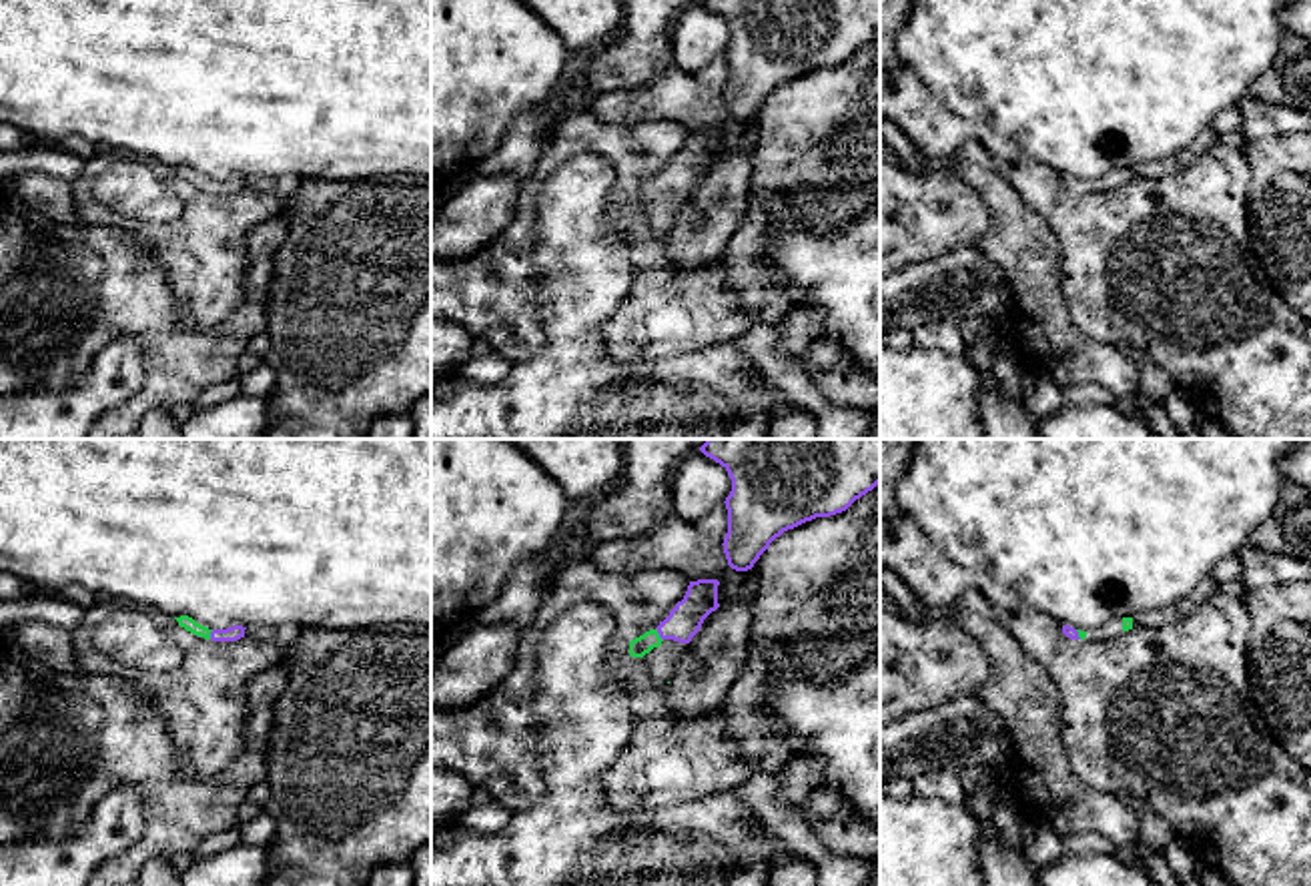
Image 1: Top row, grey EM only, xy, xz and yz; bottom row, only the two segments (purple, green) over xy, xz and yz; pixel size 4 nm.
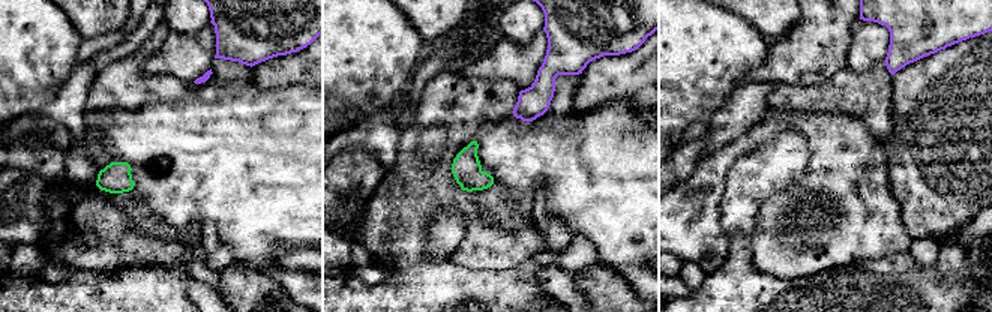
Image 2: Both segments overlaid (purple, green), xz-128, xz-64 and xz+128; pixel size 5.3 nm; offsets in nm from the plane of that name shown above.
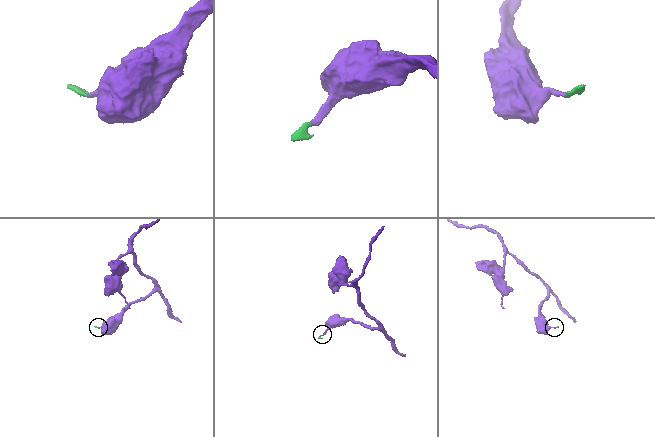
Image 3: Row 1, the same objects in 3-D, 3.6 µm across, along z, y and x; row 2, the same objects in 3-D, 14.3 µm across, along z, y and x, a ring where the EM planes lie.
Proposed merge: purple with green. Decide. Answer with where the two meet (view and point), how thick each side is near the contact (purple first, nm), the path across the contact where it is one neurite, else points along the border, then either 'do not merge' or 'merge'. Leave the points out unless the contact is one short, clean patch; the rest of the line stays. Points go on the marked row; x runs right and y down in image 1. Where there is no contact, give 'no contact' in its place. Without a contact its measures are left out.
xz (658, 632) | 140/80 nm | across xz (700, 600), (672, 628), (658, 632), (644, 644) | merge

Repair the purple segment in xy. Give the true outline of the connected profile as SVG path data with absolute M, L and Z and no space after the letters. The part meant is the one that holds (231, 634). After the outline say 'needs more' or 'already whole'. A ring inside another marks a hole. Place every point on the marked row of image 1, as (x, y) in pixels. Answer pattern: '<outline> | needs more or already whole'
M180 615L180 617L174 617L174 619L186 631L190 631L194 635L200 635L204 639L212 639L212 641L237 641L237 639L245 637L245 629L247 629L243 625L233 625L233 627L227 627L227 629L208 629L208 627L196 623L188 615Z | needs more

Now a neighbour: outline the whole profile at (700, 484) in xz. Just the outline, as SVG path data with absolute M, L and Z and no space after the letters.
M700 449L680 463L672 479L676 513L684 521L704 519L716 505L724 503L732 491L732 479L720 463Z

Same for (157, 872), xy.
M154 858L140 868L138 886L180 886L180 874L166 858Z

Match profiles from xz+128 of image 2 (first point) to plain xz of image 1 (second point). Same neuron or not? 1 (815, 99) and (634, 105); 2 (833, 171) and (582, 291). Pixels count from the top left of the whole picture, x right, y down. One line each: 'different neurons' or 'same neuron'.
1: same neuron
2: different neurons

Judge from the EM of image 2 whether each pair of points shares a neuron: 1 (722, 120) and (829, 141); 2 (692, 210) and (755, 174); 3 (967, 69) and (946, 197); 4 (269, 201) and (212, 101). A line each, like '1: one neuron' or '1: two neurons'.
1: two neurons
2: two neurons
3: one neuron
4: one neuron

